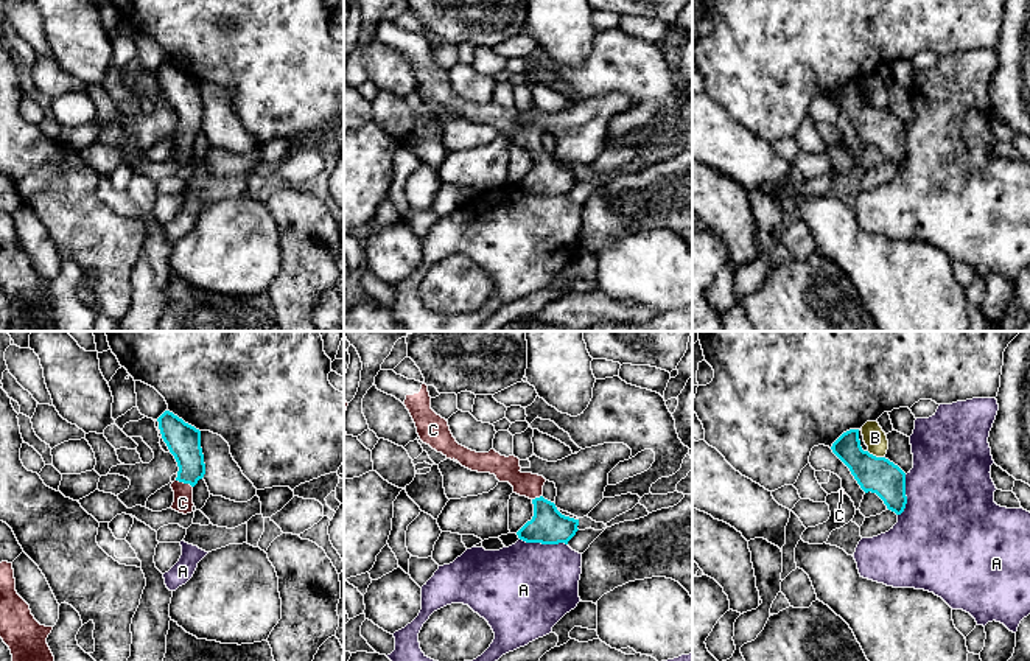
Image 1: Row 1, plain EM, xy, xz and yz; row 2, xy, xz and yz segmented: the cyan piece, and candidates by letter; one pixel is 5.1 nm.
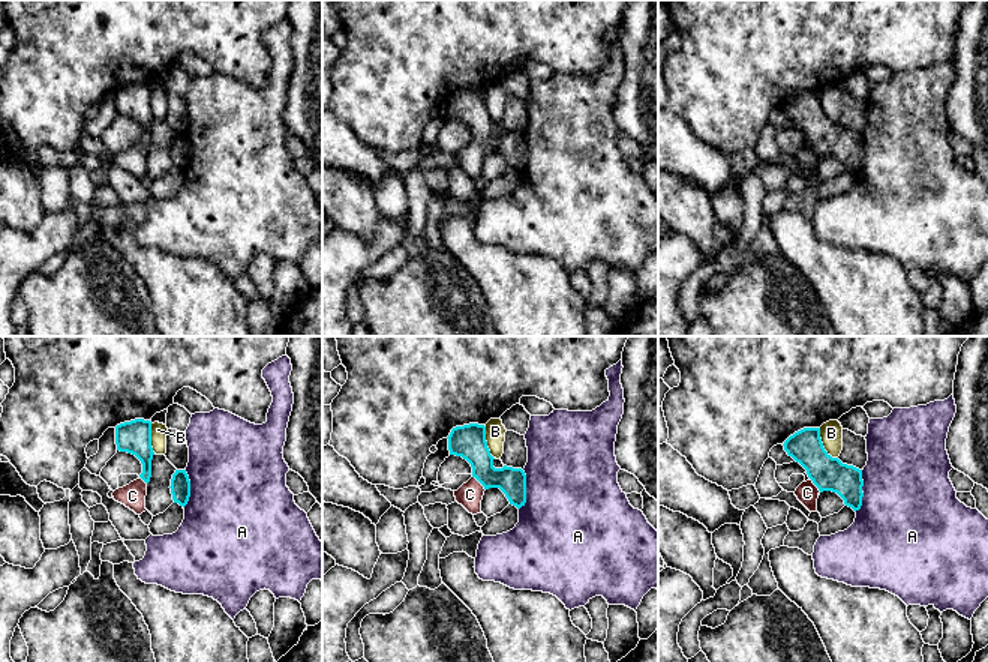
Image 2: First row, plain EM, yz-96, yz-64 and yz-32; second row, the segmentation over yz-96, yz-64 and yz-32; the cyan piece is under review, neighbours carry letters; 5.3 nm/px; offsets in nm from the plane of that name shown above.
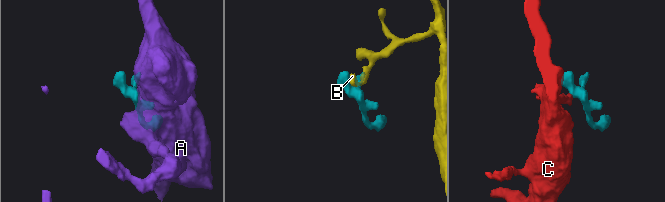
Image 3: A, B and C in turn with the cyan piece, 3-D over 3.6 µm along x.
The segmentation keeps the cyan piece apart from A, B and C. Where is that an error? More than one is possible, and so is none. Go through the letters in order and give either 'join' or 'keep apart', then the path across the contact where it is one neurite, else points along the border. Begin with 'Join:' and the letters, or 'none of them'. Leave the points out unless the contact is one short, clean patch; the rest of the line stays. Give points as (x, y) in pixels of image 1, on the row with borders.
Join: C
A: keep apart
B: keep apart
C: join | across xy (184, 440), (184, 482), (182, 503)

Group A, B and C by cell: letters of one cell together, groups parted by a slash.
A / B / C

